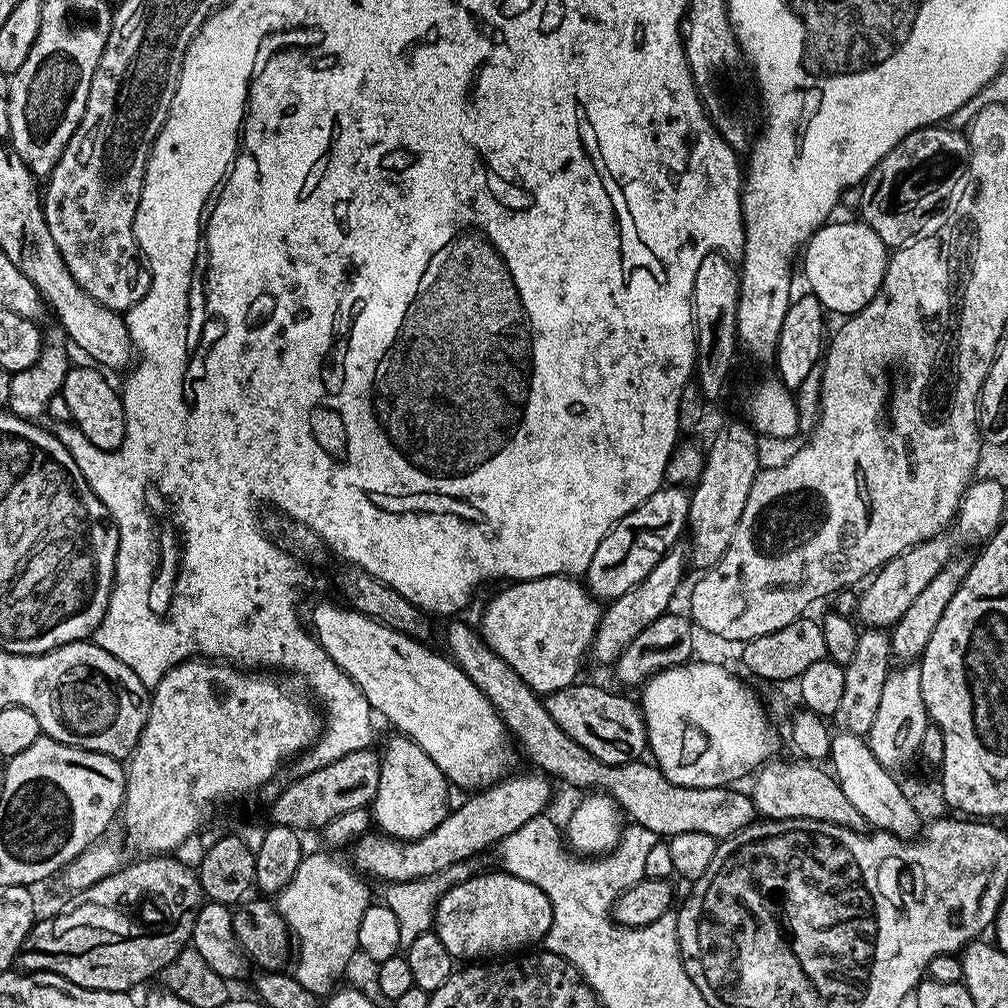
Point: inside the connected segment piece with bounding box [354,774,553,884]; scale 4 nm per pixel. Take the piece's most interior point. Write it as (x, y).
(490, 815)

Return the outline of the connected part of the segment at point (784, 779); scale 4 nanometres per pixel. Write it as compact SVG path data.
M803 758L793 759L793 764L773 759L755 773L750 795L757 813L769 821L789 822L794 820L817 820L841 824L857 830L865 827L862 814L842 794L840 783L831 771L823 772L821 765Z

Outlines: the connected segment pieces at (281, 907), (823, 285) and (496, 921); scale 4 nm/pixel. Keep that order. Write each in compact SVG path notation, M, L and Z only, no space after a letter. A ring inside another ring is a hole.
M309 851L298 870L294 870L292 881L274 900L276 911L288 924L295 944L296 980L317 998L327 997L337 987L336 979L347 970L352 955L357 955L360 947L359 926L374 900L363 884L365 881L336 857L339 855L324 852Z
M829 221L820 227L804 246L802 260L804 256L804 274L809 284L807 287L829 313L842 314L841 316L859 315L859 312L876 297L877 291L884 283L885 268L890 255L889 249L886 248L886 241L864 221Z
M497 870L486 876L473 874L468 880L446 890L444 896L437 902L434 931L446 946L446 950L450 950L450 954L457 961L476 962L481 958L500 958L505 954L519 953L523 949L520 948L523 944L539 945L551 925L552 907L546 894L542 894L538 886L530 886L530 882L522 882L522 878L514 878L506 871Z

